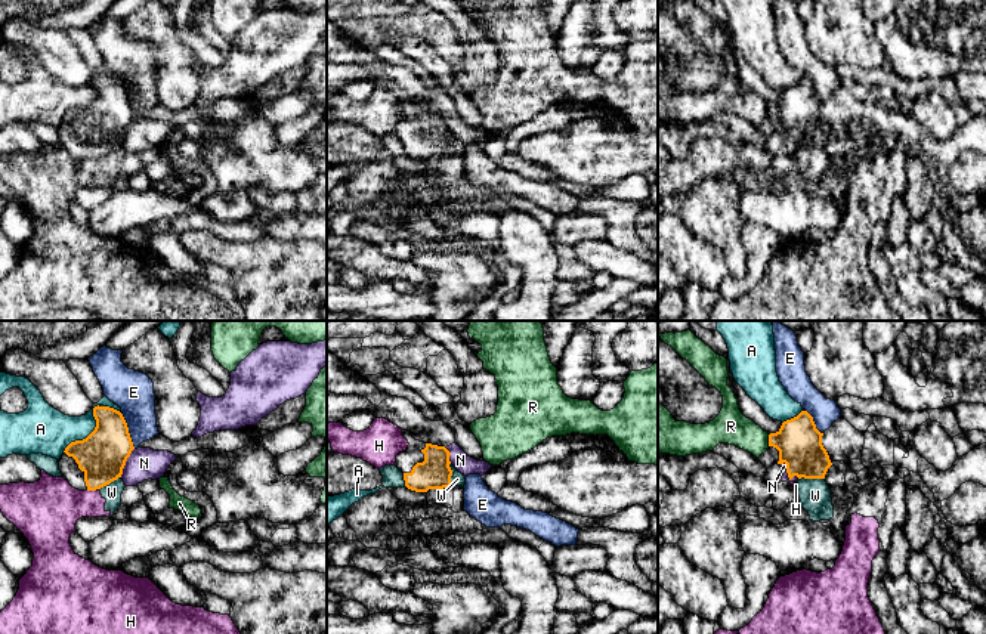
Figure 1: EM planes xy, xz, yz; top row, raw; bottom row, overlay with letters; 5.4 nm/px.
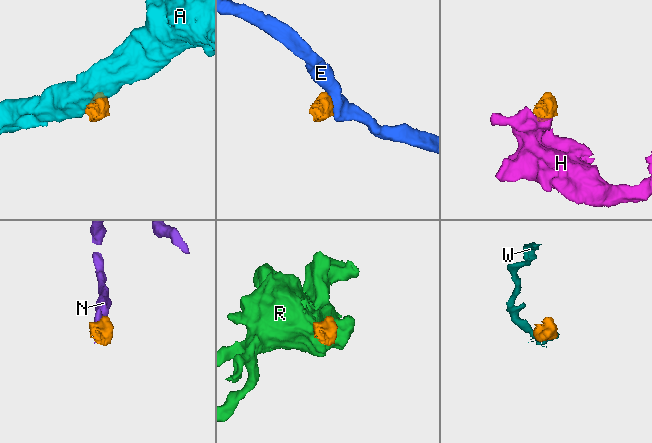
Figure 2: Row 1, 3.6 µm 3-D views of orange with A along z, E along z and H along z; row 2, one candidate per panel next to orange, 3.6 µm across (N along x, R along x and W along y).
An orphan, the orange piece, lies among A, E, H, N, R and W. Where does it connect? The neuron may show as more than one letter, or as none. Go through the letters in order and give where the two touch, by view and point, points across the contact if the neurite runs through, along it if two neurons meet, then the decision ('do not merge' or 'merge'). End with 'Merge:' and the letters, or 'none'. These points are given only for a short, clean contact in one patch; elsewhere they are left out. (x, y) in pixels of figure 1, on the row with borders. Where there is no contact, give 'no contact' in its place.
A: meets orange in xy at (92, 432); do not merge
E: meets orange in xy at (127, 432); border along xy (121, 414), (135, 448); do not merge
H: meets orange in xy at (90, 489); border along xy (86, 489), (95, 491); do not merge
N: meets orange in xy at (124, 463); border along xy (133, 448), (120, 476); do not merge
R: meets orange in yz at (769, 441); border along yz (767, 435), (769, 445); do not merge
W: meets orange in yz at (810, 478); border along yz (824, 478), (798, 479); do not merge
Merge: none

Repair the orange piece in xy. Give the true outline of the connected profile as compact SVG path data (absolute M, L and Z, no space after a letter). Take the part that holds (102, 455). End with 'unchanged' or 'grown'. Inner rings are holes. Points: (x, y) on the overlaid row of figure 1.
M98 405L93 408L93 417L95 430L86 439L71 442L58 460L64 479L78 491L96 491L121 477L126 461L135 449L121 411Z | grown

